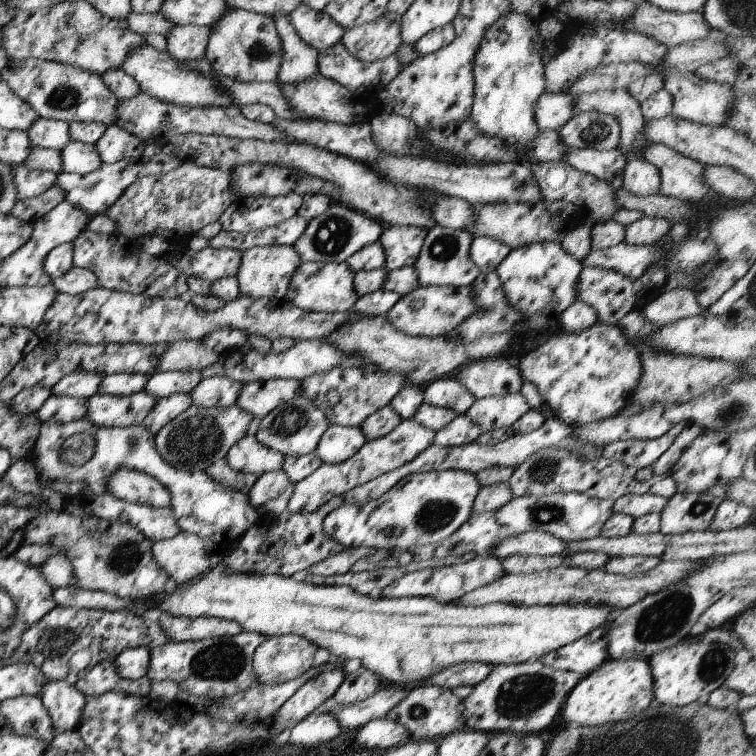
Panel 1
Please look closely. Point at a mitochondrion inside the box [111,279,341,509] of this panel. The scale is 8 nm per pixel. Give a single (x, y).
(194, 441)

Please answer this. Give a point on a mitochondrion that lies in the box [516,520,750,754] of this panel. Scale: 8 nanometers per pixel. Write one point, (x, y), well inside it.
(663, 618)

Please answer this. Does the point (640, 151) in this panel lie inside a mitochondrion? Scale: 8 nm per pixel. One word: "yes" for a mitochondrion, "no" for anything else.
no

